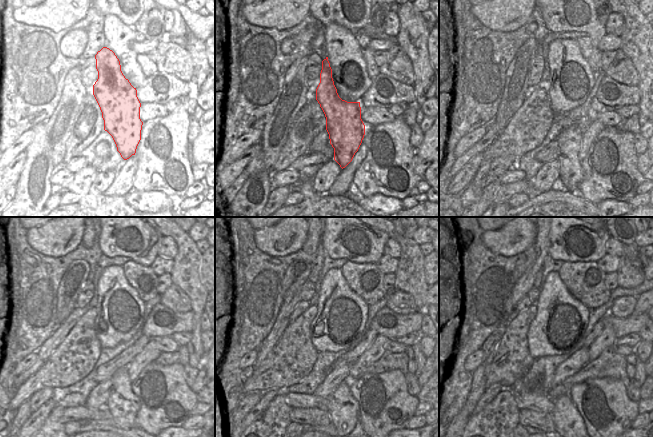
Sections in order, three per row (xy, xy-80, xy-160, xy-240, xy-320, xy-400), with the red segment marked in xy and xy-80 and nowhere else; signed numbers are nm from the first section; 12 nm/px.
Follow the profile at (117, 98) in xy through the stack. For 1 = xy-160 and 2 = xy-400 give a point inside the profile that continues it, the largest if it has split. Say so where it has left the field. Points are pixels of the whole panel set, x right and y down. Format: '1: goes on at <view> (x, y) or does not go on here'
1: goes on at xy-160 (569, 141)
2: goes on at xy-400 (567, 419)

